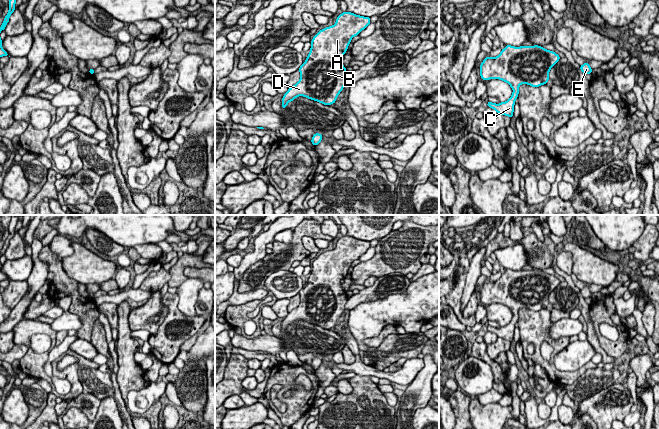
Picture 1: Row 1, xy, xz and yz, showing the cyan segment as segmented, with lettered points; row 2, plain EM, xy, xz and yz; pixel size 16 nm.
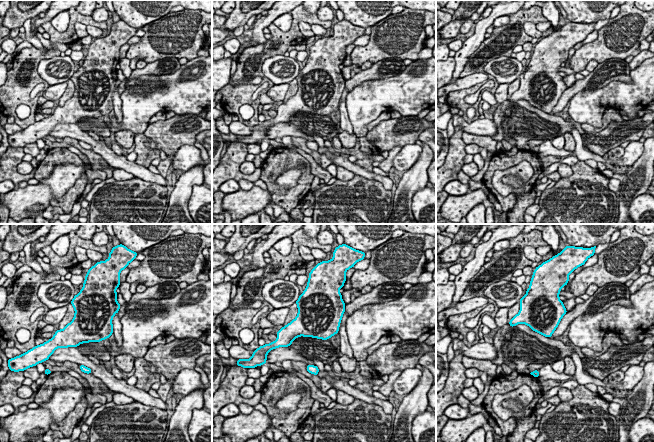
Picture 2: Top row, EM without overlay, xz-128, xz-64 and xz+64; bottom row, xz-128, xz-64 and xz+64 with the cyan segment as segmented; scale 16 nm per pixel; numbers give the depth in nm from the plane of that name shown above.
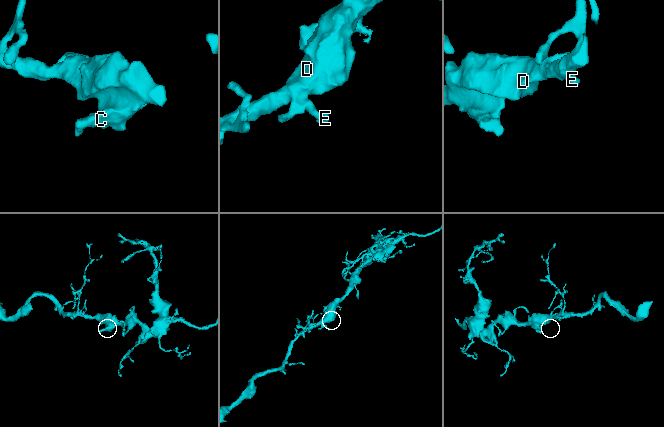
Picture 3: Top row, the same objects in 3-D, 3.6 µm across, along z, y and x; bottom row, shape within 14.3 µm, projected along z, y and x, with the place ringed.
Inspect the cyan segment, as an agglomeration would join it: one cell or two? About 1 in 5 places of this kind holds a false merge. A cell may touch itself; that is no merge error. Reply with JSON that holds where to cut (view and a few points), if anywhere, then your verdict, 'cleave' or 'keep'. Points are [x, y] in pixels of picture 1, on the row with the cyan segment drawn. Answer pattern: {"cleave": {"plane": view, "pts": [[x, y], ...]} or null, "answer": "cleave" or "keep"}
{"cleave": null, "answer": "keep"}

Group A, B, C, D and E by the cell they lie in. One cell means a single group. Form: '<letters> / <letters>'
A B C D E

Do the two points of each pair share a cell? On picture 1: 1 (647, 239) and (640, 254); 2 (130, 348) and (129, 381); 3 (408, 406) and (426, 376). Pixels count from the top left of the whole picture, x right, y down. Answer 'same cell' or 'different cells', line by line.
1: same cell
2: same cell
3: same cell

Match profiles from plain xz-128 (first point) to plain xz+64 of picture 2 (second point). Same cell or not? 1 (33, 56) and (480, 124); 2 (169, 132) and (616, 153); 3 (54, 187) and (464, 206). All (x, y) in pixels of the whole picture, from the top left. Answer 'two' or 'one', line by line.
1: two
2: two
3: one

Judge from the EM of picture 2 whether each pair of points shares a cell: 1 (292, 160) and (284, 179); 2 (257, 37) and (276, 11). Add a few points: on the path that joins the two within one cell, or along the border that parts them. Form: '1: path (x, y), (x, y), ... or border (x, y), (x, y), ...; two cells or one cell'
1: border (303, 169), (293, 186), (281, 187), (273, 181); two cells
2: path (257, 31), (270, 17); one cell

